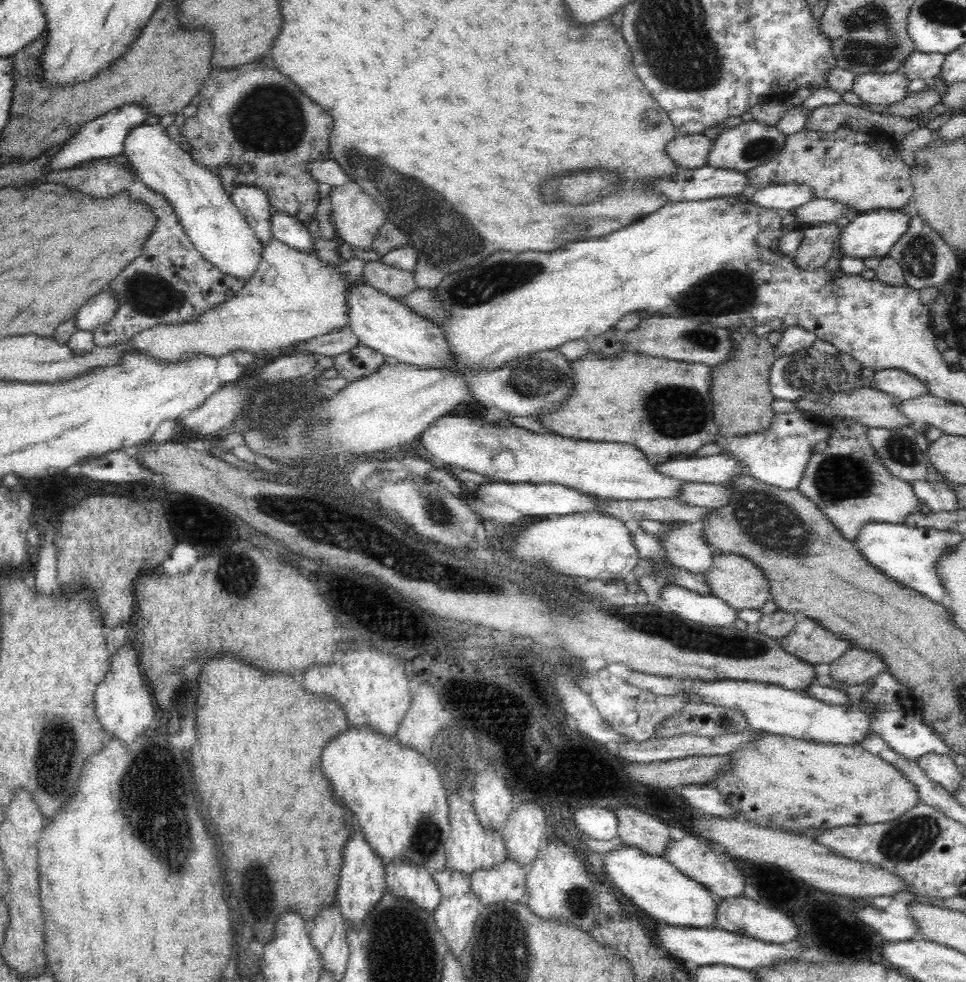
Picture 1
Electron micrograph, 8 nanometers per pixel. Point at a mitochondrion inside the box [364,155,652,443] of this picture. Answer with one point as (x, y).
(475, 289)

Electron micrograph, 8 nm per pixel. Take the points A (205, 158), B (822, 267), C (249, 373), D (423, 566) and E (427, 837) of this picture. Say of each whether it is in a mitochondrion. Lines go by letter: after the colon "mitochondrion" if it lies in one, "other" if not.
A: other
B: other
C: other
D: mitochondrion
E: mitochondrion

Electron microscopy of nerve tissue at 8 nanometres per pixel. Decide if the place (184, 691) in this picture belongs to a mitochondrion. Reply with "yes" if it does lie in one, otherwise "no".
yes

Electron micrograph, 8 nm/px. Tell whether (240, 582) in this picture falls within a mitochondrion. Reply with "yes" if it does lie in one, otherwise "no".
yes

